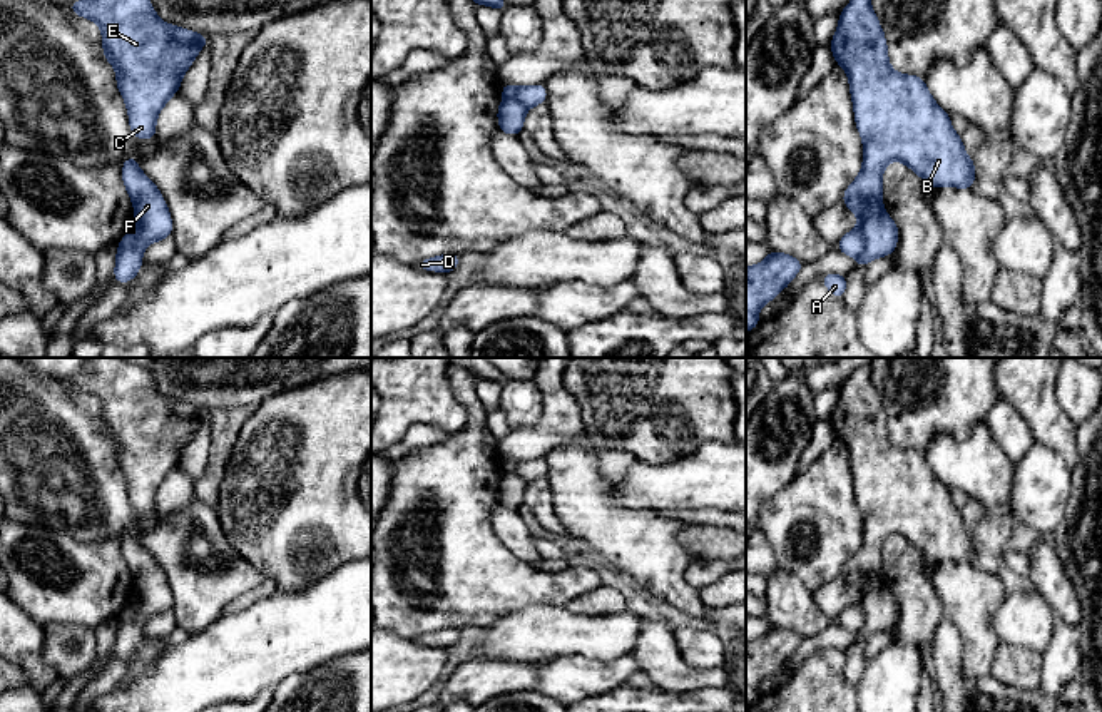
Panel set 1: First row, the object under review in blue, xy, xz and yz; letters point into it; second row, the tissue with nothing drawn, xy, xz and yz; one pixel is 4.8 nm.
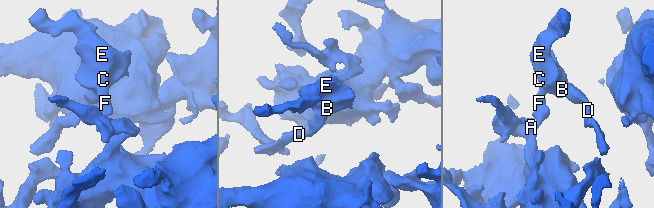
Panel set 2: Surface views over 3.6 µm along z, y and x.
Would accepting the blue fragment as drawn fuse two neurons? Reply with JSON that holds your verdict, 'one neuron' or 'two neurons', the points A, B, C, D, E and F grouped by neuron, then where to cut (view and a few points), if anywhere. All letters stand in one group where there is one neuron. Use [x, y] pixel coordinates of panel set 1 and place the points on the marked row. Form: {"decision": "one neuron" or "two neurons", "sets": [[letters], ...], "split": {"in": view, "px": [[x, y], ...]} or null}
{"decision": "two neurons", "sets": [["A"], ["B", "C", "D", "E", "F"]], "split": {"in": "yz", "px": [[882, 209], [863, 223], [863, 249], [857, 256]]}}

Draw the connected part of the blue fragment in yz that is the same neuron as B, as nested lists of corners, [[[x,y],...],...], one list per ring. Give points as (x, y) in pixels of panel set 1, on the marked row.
[[[851,0],[843,8],[829,48],[846,70],[863,139],[863,169],[843,194],[843,204],[860,222],[836,244],[843,254],[858,257],[865,249],[863,222],[883,211],[881,177],[890,162],[901,160],[931,187],[970,191],[975,164],[925,79],[891,69],[871,0]]]

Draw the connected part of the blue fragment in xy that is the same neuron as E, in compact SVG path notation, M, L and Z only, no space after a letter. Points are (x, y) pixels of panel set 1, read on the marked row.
M79 0L69 3L69 8L84 18L94 20L102 30L104 57L117 72L117 90L122 94L129 112L132 134L140 140L152 139L156 120L167 100L179 92L186 70L192 65L202 47L207 47L207 37L182 27L162 22L152 8L151 0Z

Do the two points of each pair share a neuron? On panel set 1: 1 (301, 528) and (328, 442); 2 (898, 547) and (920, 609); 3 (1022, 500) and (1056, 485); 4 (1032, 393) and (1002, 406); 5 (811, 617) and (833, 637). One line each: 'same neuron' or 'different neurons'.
1: same neuron
2: same neuron
3: same neuron
4: different neurons
5: different neurons

